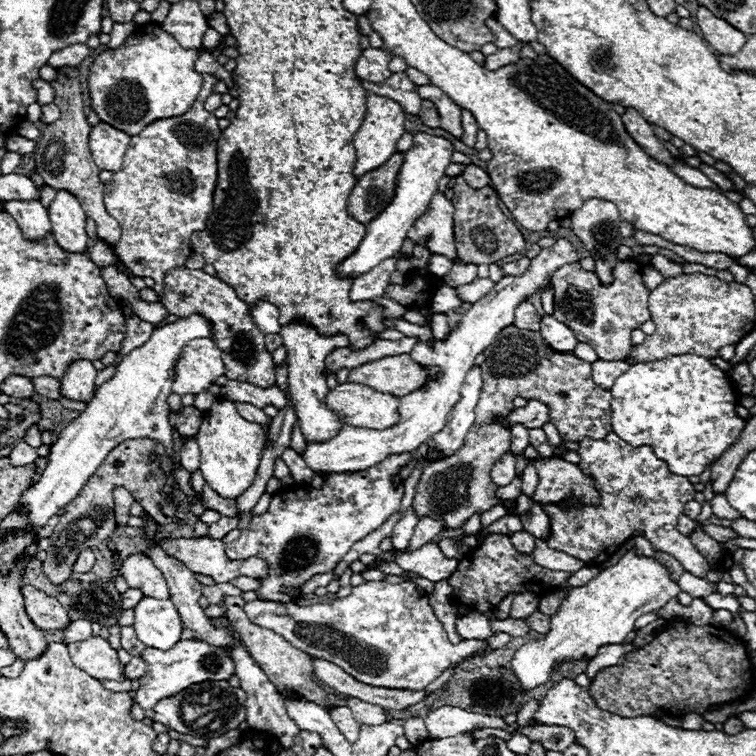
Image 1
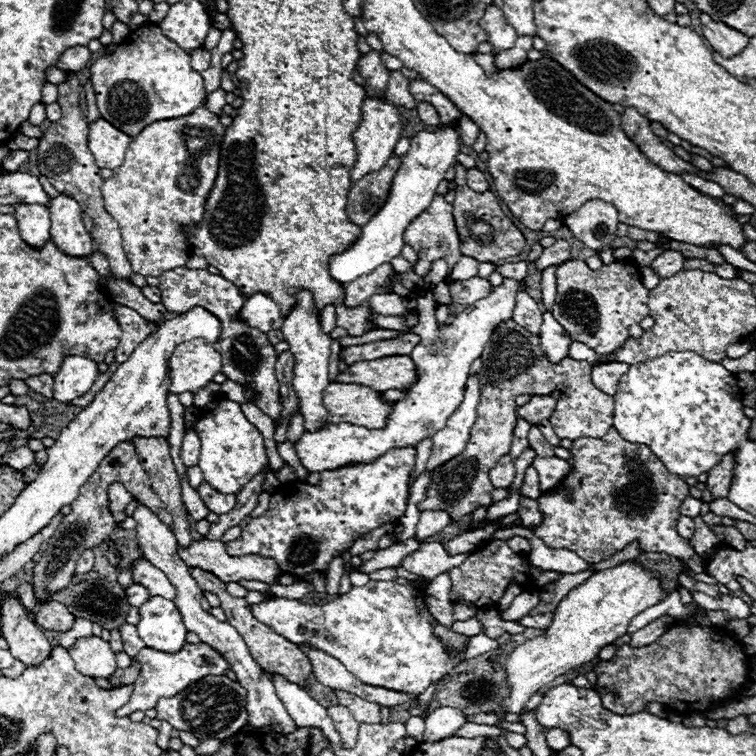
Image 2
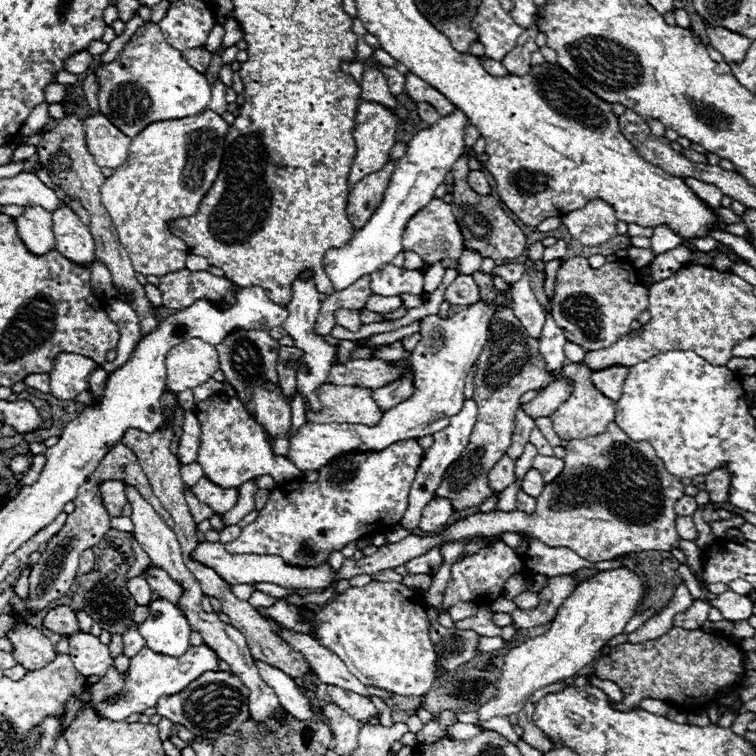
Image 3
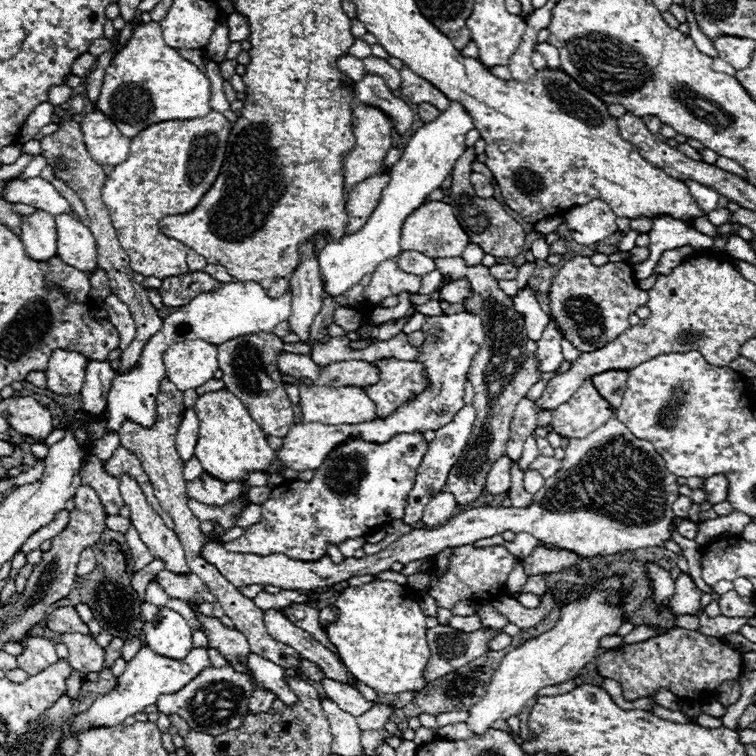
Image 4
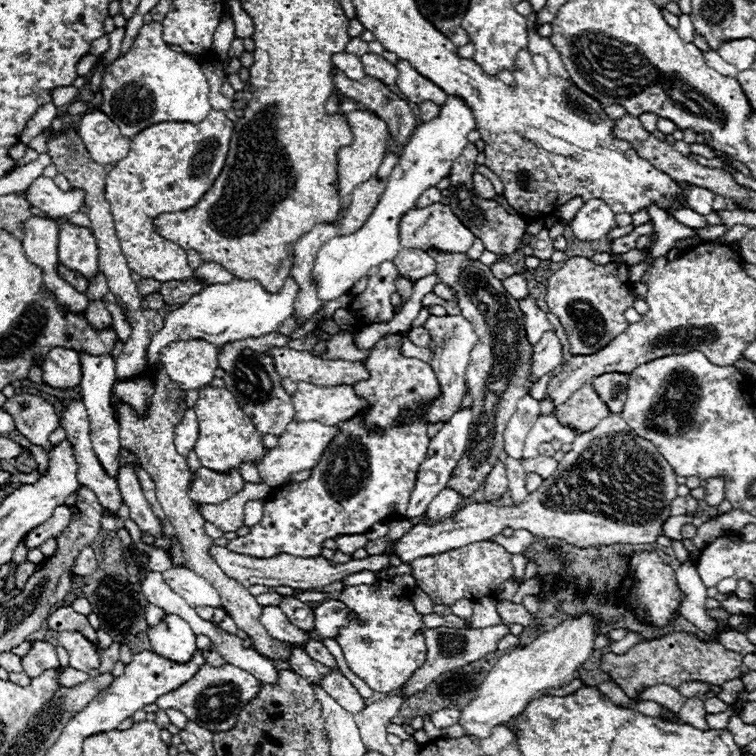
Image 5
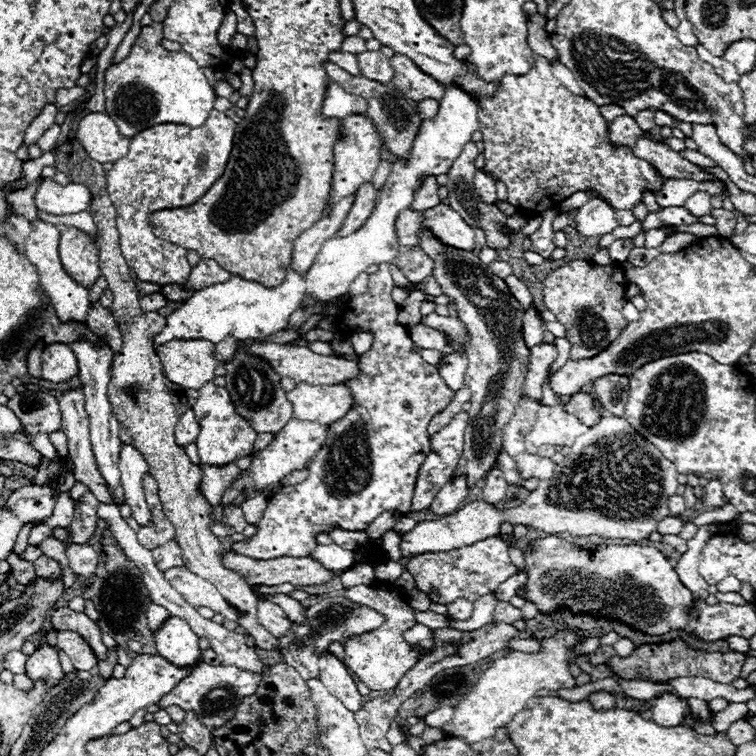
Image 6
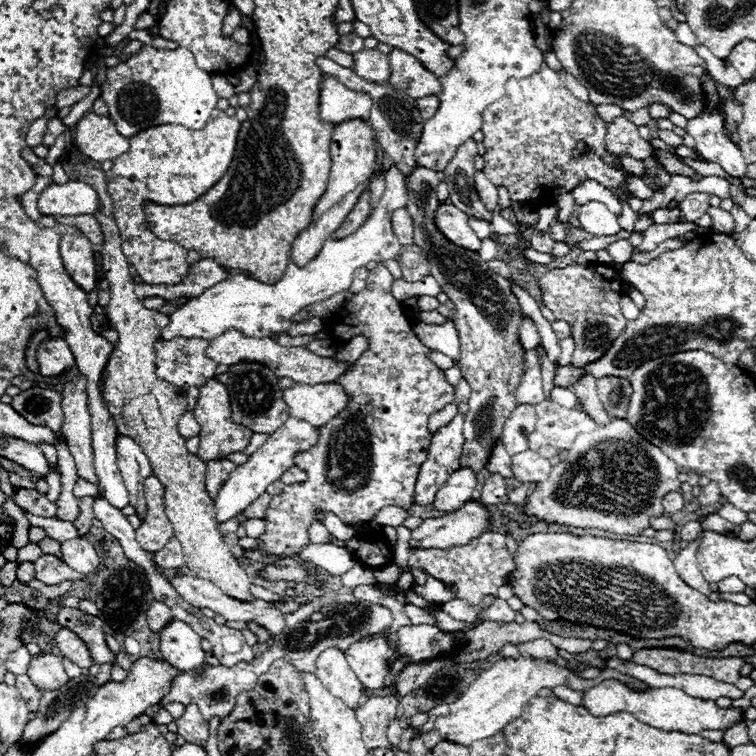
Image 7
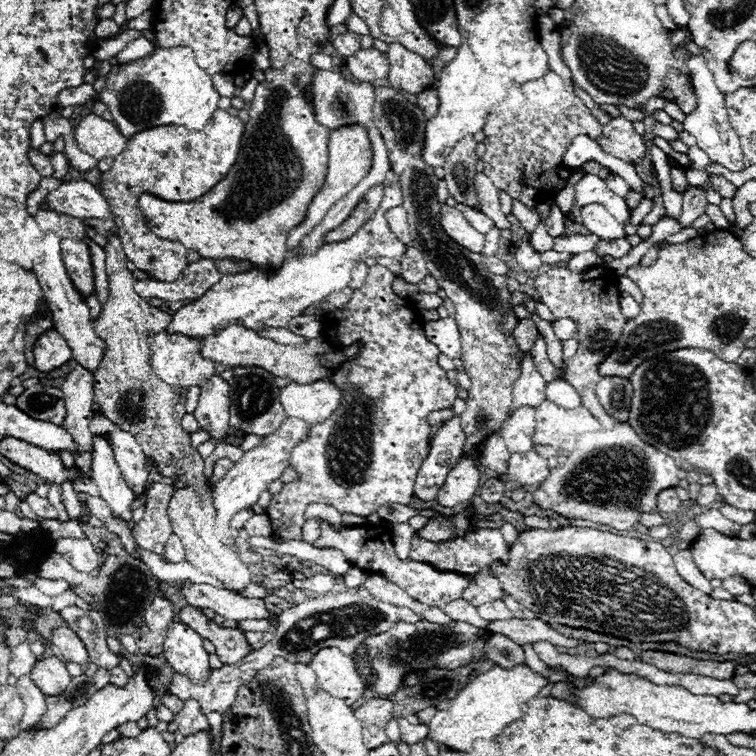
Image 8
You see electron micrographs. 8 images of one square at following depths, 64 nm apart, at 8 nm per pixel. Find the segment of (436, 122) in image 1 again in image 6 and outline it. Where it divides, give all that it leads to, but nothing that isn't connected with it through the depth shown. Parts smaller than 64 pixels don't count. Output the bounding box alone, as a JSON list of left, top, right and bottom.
[418,98,438,120]

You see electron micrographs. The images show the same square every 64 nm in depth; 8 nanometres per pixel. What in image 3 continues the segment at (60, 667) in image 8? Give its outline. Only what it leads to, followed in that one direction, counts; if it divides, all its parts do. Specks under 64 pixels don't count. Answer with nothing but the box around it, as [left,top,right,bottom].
[6,622,56,670]

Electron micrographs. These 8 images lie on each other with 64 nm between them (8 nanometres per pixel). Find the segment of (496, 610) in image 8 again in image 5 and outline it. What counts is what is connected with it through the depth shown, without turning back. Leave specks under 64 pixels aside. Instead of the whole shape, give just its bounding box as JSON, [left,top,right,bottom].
[496,600,532,626]

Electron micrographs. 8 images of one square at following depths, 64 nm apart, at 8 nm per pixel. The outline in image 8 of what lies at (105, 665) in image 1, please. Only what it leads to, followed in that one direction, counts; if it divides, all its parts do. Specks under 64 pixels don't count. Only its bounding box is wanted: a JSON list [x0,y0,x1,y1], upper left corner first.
[52,626,88,662]

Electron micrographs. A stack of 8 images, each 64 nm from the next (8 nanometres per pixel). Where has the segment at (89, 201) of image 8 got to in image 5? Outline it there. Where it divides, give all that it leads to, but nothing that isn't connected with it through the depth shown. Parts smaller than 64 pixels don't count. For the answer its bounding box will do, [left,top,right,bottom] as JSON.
[24,178,84,218]

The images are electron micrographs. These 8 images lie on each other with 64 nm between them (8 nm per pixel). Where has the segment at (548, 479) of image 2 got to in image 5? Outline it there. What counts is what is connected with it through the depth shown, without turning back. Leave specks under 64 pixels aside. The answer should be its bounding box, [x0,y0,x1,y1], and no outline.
[520,456,558,478]

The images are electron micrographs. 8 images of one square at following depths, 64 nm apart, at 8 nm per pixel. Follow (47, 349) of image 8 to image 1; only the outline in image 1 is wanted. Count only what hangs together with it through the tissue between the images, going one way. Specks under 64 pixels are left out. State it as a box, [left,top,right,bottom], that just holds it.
[60,360,98,404]

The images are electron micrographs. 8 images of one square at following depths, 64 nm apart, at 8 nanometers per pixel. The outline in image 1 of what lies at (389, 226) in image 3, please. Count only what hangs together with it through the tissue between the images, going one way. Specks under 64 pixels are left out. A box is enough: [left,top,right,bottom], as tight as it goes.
[336,132,452,276]

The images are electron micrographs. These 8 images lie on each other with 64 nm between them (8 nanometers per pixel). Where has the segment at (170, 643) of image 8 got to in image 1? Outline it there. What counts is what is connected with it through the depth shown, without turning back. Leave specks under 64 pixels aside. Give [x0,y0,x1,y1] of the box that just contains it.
[132,596,182,650]

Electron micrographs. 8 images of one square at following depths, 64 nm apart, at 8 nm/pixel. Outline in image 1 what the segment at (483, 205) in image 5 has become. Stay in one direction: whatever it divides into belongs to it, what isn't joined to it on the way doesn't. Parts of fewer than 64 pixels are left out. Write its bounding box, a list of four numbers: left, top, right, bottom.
[452,176,526,264]

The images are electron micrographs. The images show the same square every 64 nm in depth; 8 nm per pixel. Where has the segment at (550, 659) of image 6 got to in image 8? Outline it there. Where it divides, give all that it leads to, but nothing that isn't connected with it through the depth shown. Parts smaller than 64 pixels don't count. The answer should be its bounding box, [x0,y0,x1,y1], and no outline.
[428,664,592,752]

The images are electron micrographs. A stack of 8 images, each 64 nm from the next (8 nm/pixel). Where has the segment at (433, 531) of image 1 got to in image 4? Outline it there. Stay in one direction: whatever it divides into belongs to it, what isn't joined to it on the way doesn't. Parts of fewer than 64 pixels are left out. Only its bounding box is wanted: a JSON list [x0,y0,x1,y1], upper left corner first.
[422,494,456,528]

